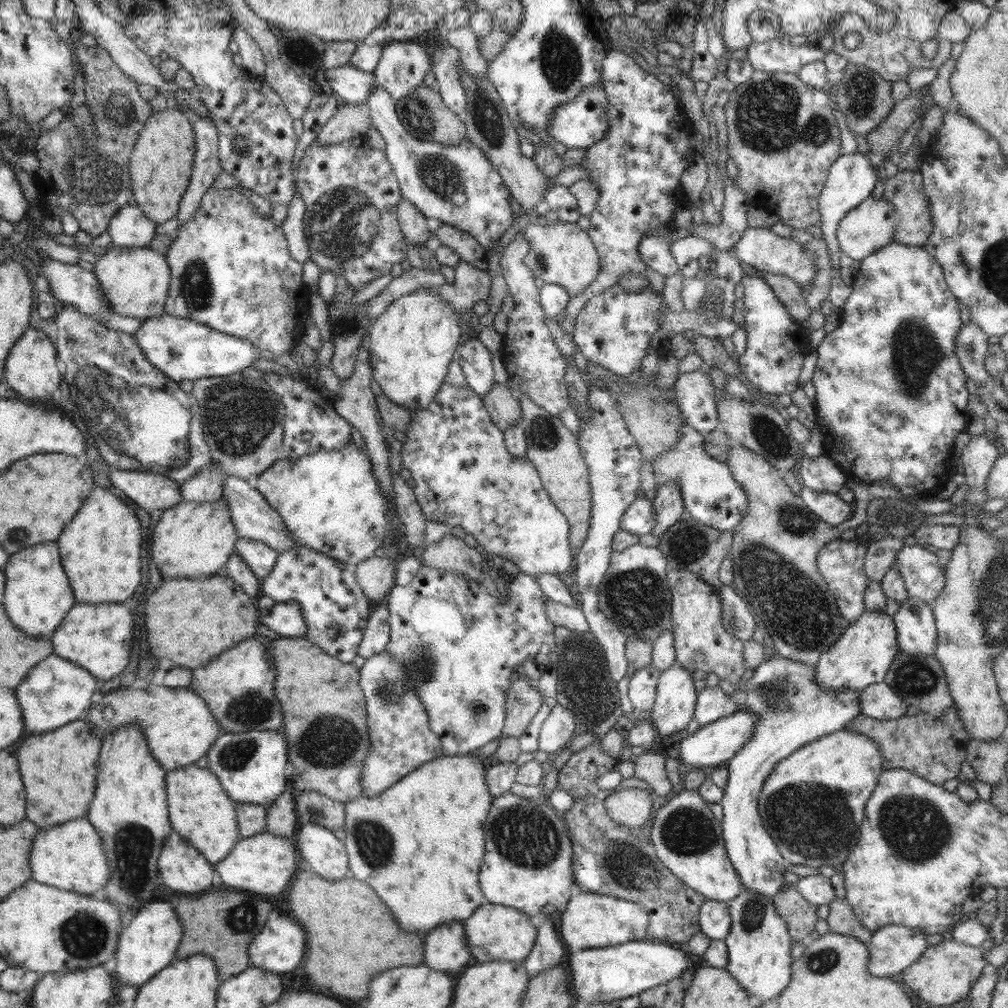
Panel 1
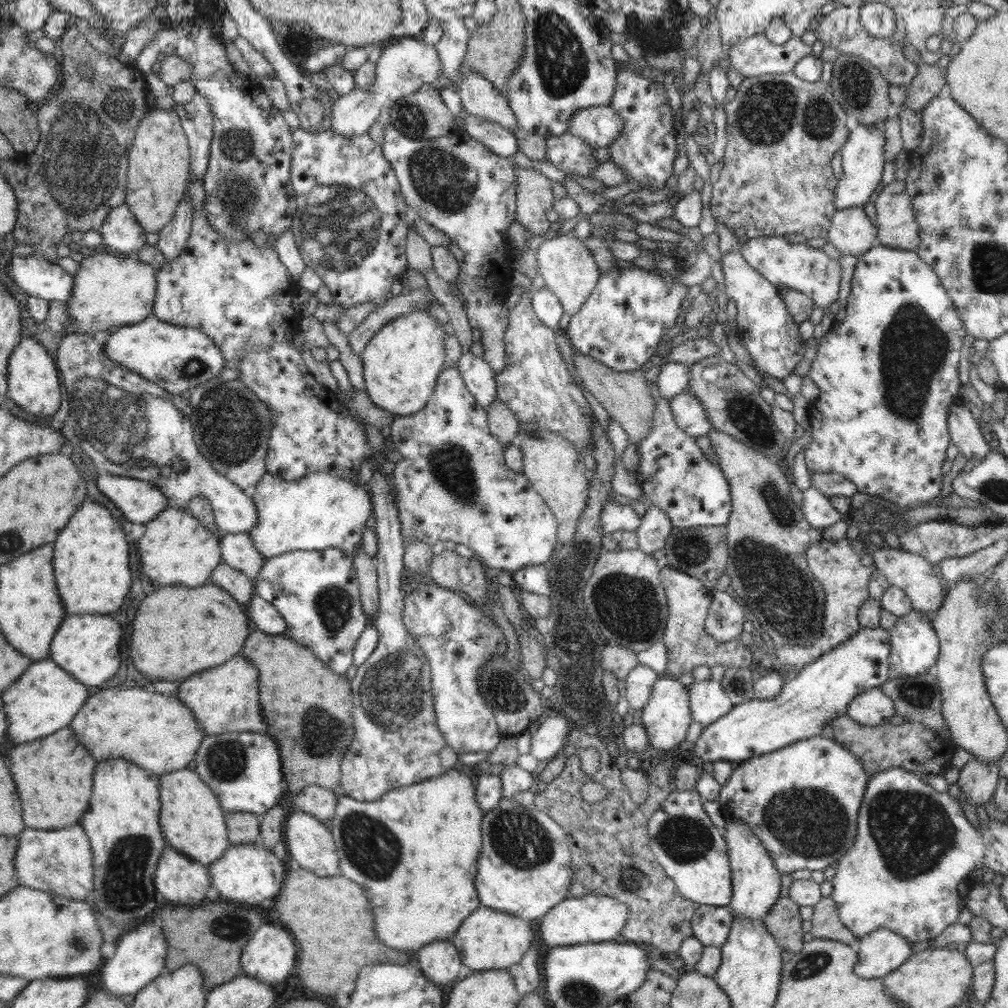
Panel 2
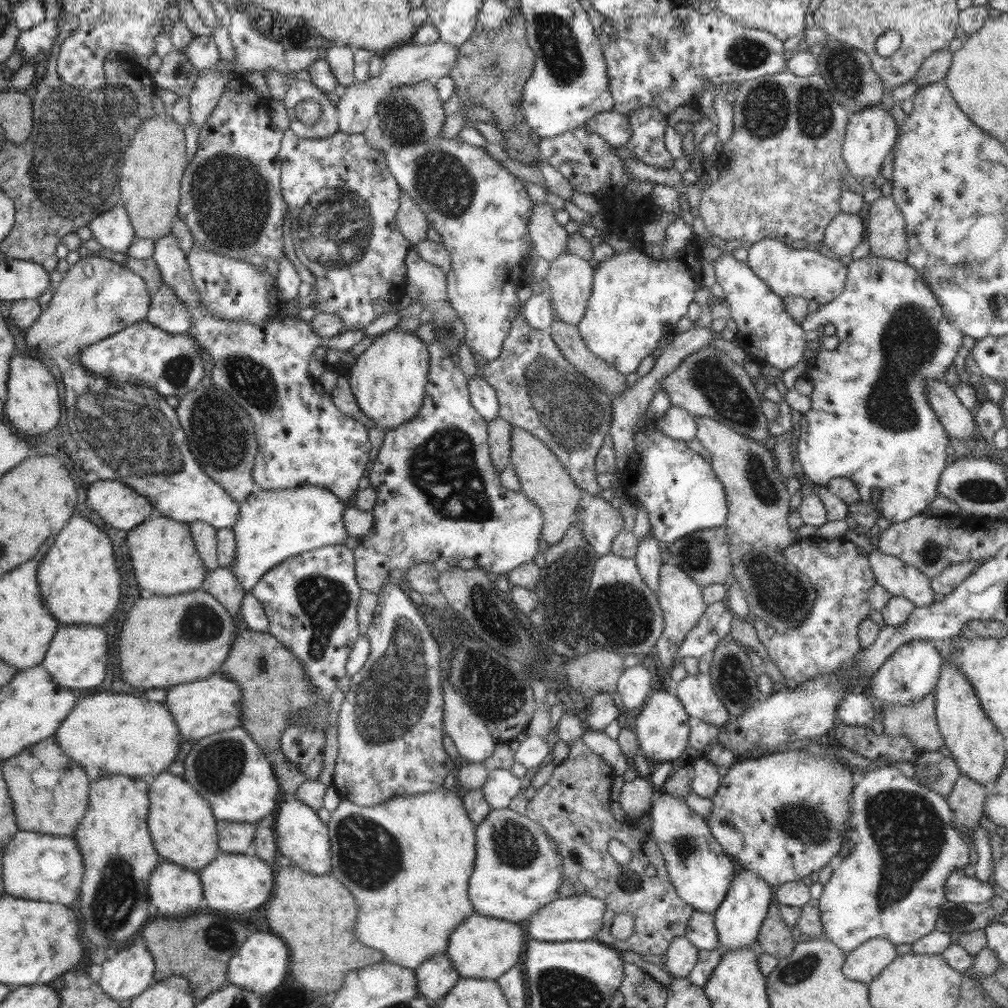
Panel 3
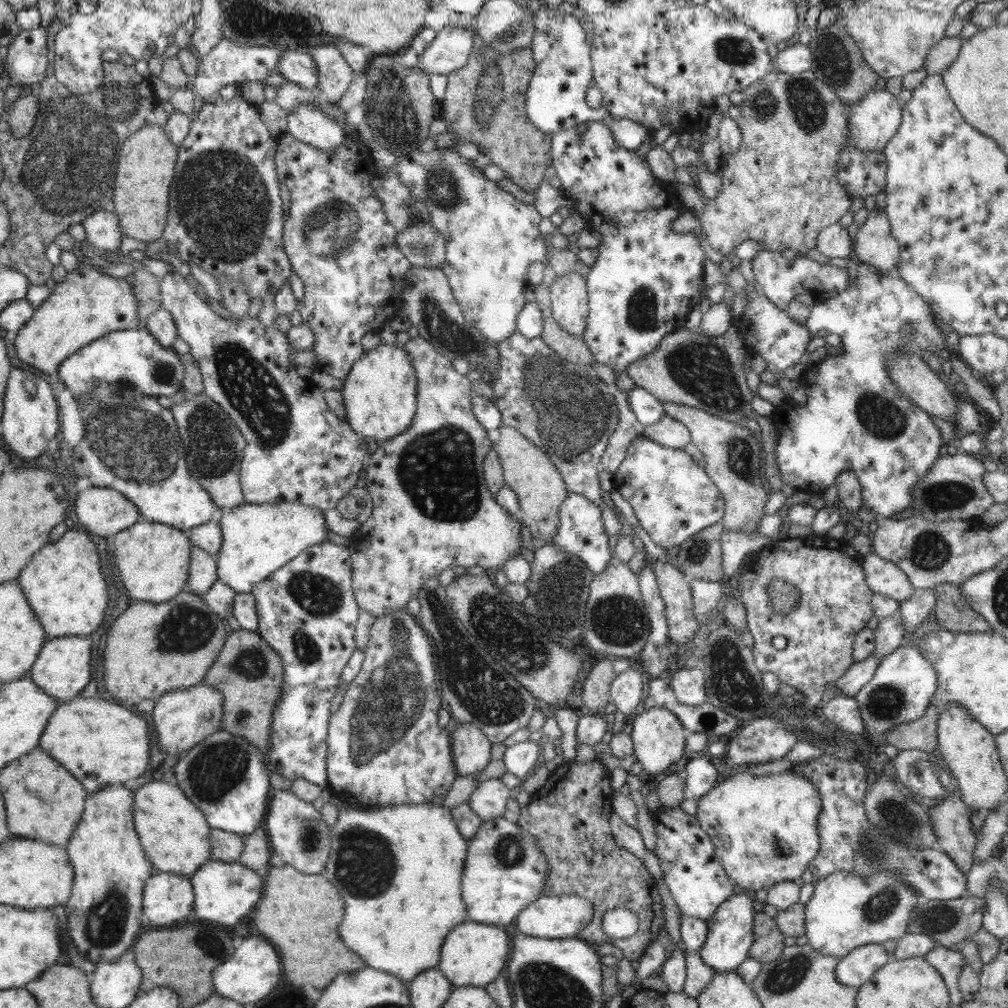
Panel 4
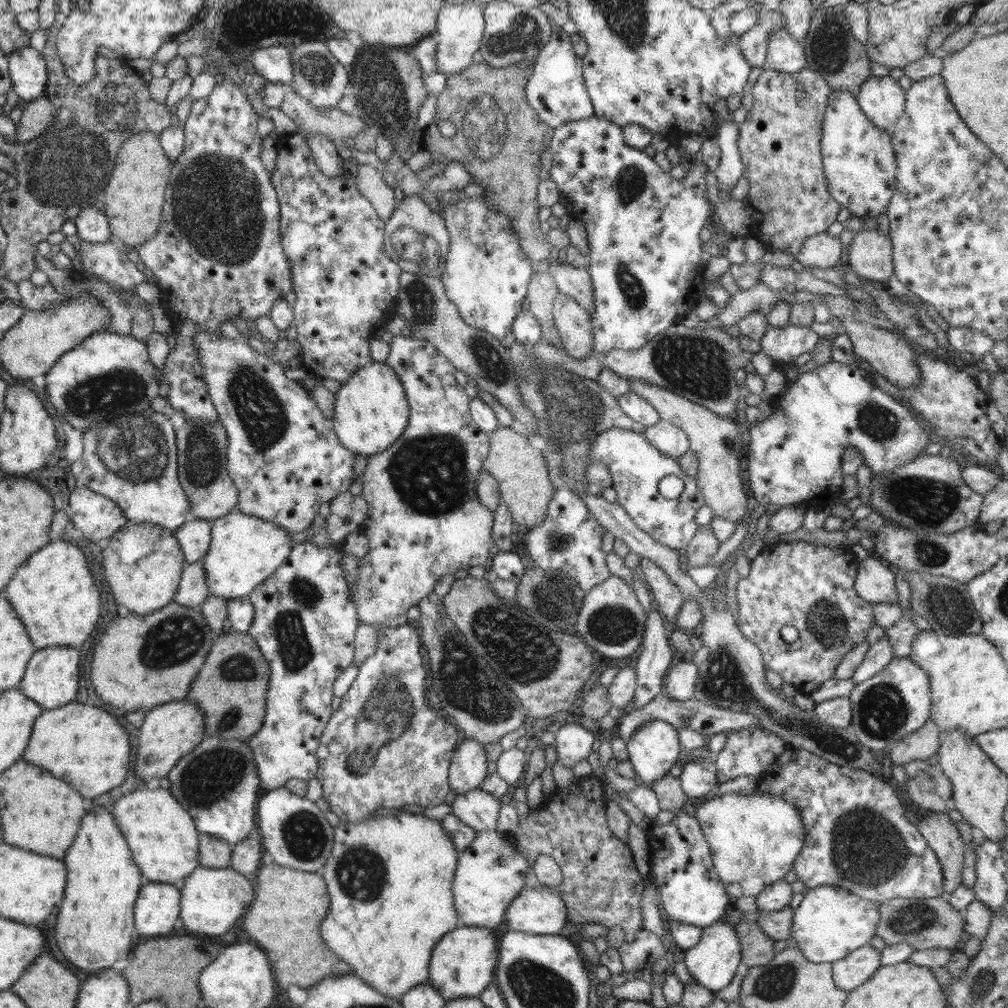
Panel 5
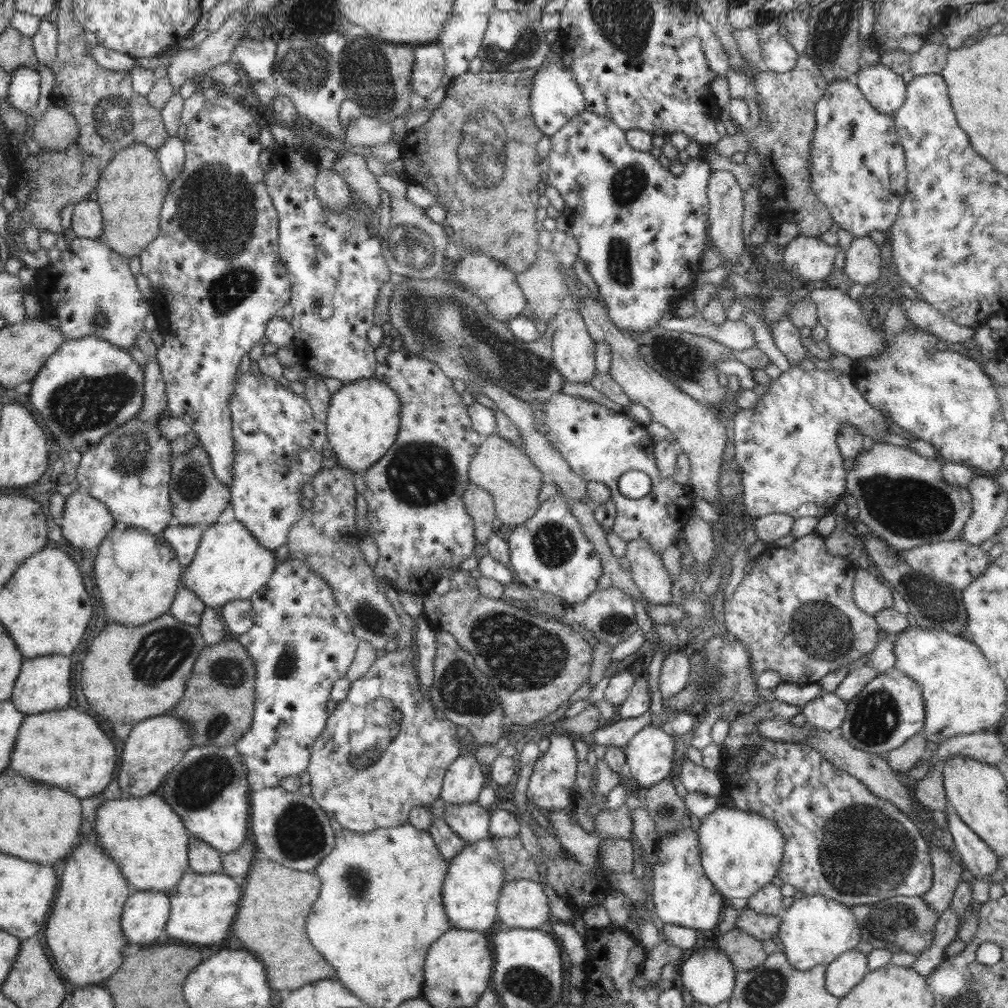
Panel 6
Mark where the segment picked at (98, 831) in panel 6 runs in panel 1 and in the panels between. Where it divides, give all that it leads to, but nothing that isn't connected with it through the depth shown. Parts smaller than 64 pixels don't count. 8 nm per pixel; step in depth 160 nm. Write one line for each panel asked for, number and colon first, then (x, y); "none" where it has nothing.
1: (200, 810)
2: (191, 818)
3: (183, 828)
4: (174, 834)
5: (163, 839)

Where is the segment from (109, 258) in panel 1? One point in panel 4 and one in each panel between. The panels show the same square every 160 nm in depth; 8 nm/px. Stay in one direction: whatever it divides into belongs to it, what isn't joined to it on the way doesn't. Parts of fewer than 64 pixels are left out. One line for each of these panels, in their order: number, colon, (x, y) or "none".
2: (108, 291)
3: (97, 297)
4: (87, 304)

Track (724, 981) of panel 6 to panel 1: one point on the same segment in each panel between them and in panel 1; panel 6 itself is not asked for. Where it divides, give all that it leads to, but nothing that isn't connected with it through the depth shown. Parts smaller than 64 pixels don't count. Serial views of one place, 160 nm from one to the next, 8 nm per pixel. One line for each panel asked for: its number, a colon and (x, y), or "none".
1: (793, 710)
2: (756, 882)
3: (738, 918)
4: (730, 929)
5: (713, 961)

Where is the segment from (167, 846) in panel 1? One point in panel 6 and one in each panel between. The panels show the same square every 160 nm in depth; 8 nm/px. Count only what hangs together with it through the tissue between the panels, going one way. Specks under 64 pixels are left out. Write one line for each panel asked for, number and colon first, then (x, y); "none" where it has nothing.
2: (181, 880)
3: (173, 890)
4: (168, 898)
5: (157, 908)
6: (145, 913)

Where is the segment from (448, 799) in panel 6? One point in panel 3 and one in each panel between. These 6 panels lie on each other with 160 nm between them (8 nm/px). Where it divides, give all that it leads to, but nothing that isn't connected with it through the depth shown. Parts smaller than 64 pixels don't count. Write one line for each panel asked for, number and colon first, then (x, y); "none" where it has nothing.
3: (474, 741)
4: (472, 750)
5: (468, 768)

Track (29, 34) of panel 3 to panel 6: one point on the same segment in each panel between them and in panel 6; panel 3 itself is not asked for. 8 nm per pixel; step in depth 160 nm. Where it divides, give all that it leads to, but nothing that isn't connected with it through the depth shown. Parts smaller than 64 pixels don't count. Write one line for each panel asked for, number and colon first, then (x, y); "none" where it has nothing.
4: (26, 59)
5: (27, 68)
6: (23, 93)

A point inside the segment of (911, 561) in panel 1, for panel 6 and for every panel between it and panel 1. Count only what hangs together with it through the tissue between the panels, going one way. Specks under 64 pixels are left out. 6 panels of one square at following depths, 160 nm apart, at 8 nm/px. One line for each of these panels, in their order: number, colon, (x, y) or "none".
2: (912, 573)
3: (899, 579)
4: (883, 577)
5: (874, 582)
6: (870, 594)

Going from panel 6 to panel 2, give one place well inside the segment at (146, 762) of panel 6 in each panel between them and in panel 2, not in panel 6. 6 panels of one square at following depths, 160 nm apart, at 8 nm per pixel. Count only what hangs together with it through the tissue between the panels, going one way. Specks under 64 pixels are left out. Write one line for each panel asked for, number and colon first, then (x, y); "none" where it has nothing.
2: (225, 698)
3: (201, 708)
4: (182, 718)
5: (170, 731)

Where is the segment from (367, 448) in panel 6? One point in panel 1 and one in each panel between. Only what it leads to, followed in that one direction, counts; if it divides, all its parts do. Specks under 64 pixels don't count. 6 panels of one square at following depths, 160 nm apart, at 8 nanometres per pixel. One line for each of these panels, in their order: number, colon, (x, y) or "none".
1: (410, 345)
2: (401, 362)
3: (388, 379)
4: (379, 393)
5: (371, 411)

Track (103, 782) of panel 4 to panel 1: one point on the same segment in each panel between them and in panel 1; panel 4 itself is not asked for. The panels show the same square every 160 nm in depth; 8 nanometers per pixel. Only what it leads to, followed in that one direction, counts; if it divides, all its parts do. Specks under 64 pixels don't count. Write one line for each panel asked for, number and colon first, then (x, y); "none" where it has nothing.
1: (179, 728)
2: (159, 733)
3: (118, 733)

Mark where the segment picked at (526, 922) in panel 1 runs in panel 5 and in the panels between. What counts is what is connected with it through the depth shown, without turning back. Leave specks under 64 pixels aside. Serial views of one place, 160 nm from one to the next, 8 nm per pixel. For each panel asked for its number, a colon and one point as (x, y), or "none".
2: (488, 939)
3: (483, 947)
4: (473, 954)
5: (463, 963)

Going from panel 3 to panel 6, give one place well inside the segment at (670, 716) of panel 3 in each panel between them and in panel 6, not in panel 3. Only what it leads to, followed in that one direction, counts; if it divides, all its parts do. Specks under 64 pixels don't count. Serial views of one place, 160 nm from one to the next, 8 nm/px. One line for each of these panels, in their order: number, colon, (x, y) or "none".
4: (658, 736)
5: (653, 749)
6: (649, 754)

